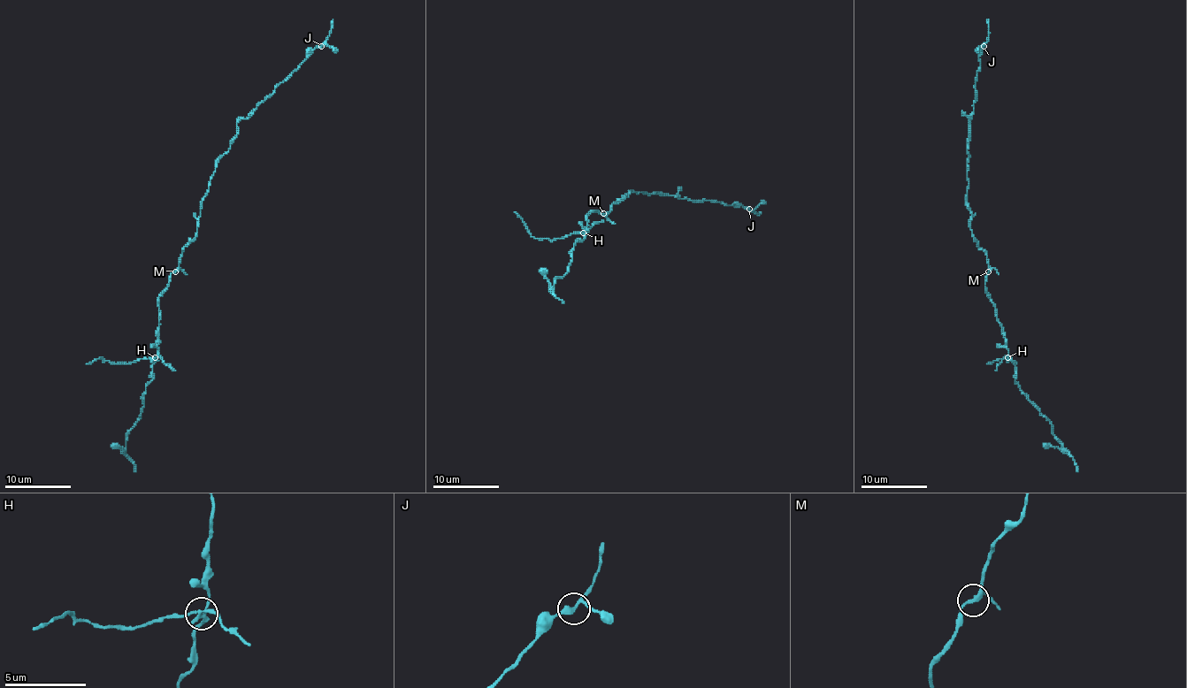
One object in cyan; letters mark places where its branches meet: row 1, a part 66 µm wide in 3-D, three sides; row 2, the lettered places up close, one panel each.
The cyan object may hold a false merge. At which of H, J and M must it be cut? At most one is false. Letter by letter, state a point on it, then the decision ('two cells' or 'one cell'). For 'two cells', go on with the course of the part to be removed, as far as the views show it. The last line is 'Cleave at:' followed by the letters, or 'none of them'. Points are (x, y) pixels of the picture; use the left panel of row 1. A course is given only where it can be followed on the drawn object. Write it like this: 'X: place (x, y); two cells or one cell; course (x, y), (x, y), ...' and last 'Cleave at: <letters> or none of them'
H: place (155, 357); two cells; course (156, 357), (127, 363), (111, 363), (101, 357), (86, 363)
J: place (321, 46); one cell
M: place (175, 271); one cell
Cleave at: H

